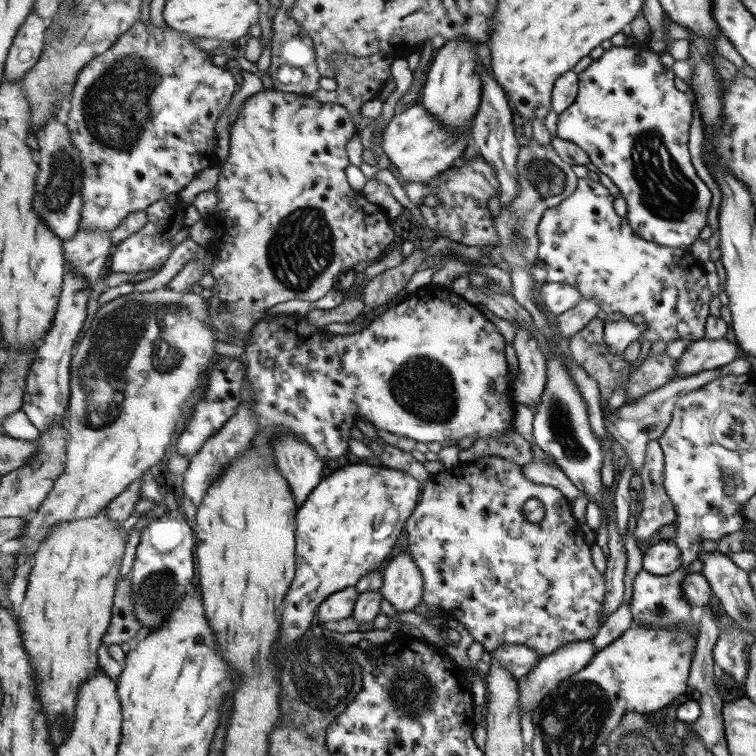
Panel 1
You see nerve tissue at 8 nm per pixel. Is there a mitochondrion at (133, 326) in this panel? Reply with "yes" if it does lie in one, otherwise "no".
yes

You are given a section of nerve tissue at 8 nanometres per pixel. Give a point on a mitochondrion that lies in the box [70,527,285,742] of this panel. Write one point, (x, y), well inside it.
(157, 590)

